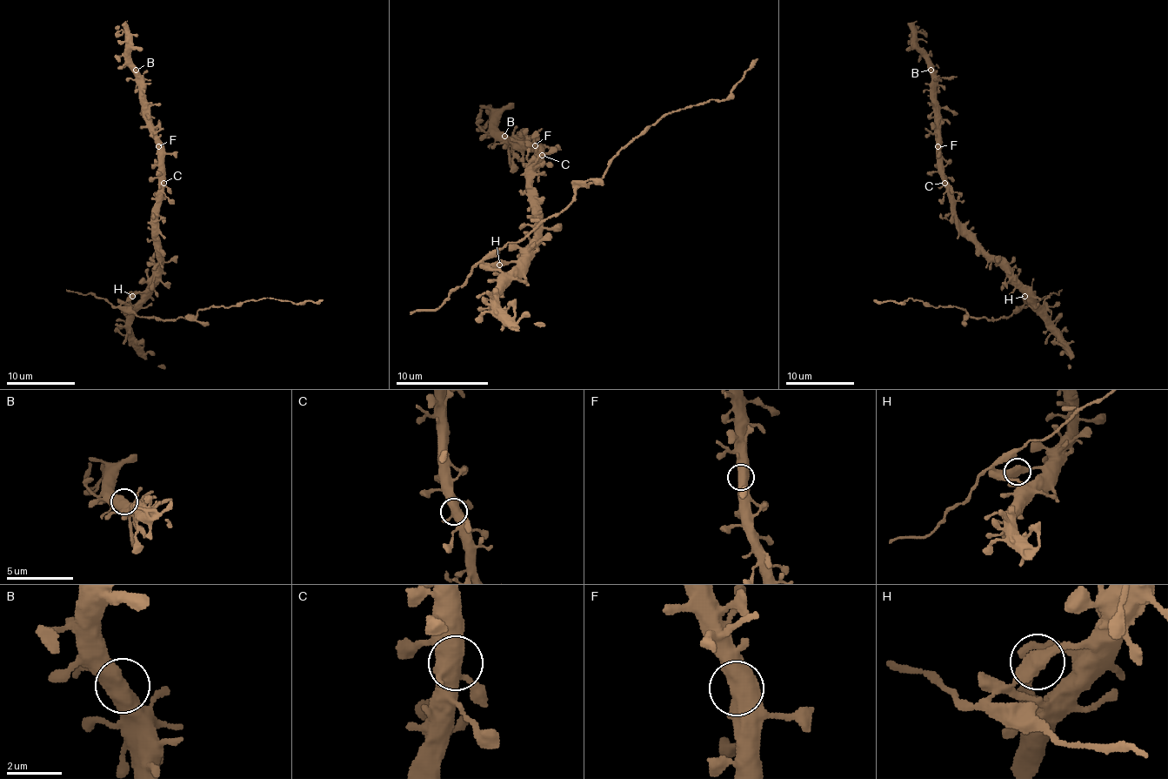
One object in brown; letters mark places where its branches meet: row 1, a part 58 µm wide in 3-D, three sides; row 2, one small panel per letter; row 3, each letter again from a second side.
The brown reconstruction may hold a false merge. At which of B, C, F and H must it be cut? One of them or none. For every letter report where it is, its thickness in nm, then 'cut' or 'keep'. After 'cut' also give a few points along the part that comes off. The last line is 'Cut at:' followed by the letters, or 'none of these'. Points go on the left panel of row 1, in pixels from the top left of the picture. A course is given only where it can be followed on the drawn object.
B: at (136, 70); 550 nm thick; keep
C: at (163, 183); 480 nm thick; keep
F: at (158, 146); 600 nm thick; keep
H: at (132, 296); 550 nm thick; cut; foreign part runs (132, 295), (122, 307), (139, 316), (169, 319), (211, 305), (240, 305), (268, 297), (297, 302), (322, 298)
Cut at: H

